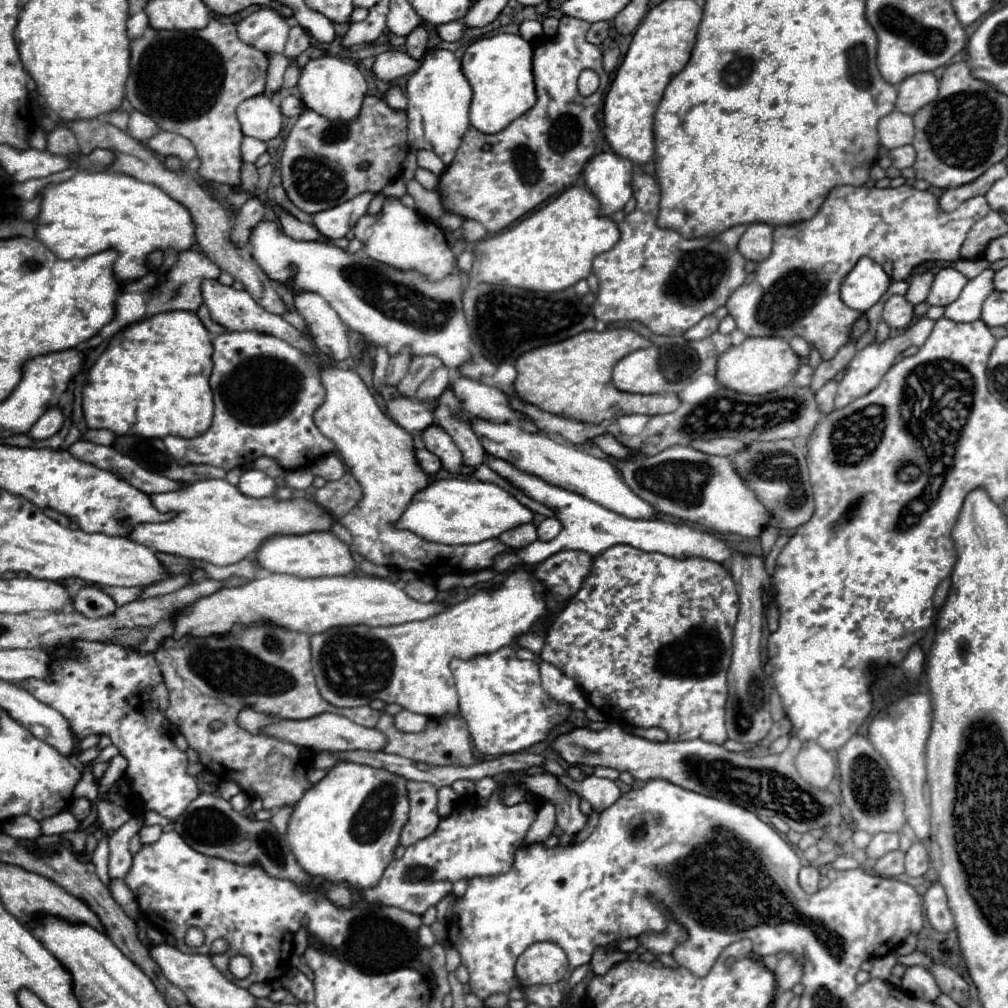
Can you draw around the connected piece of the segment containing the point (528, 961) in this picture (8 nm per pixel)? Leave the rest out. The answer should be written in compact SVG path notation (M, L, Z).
M553 942L531 944L515 964L515 976L519 986L531 984L555 984L567 972L567 956Z

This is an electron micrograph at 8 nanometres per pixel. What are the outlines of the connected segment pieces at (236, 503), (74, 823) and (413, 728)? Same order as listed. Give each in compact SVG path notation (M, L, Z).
M197 480L173 492L149 494L151 504L159 512L177 512L175 518L157 524L137 524L129 532L129 540L143 544L155 552L167 552L189 560L203 560L215 566L235 564L251 556L263 538L271 534L307 534L329 530L331 516L309 500L275 500L247 498L227 480Z
M63 810L41 822L43 834L63 834L63 832L73 832L77 828L79 828L79 820L69 810Z
M401 710L395 716L395 726L403 732L419 732L419 730L423 730L425 724L427 724L427 716L415 714L415 712L409 712L409 710Z

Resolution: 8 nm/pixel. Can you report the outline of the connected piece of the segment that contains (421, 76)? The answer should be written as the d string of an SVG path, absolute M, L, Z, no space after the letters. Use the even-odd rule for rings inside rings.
M431 50L423 64L409 76L407 82L407 118L409 146L415 150L433 150L445 166L453 162L463 134L469 130L469 104L473 90L461 72L461 62L449 50Z

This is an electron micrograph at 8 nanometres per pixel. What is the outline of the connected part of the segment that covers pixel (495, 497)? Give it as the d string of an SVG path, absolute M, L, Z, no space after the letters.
M445 478L433 480L419 490L393 526L415 532L429 542L477 544L497 538L503 530L511 530L511 526L521 526L531 520L531 510L521 506L507 490L491 482L479 482L475 478Z

